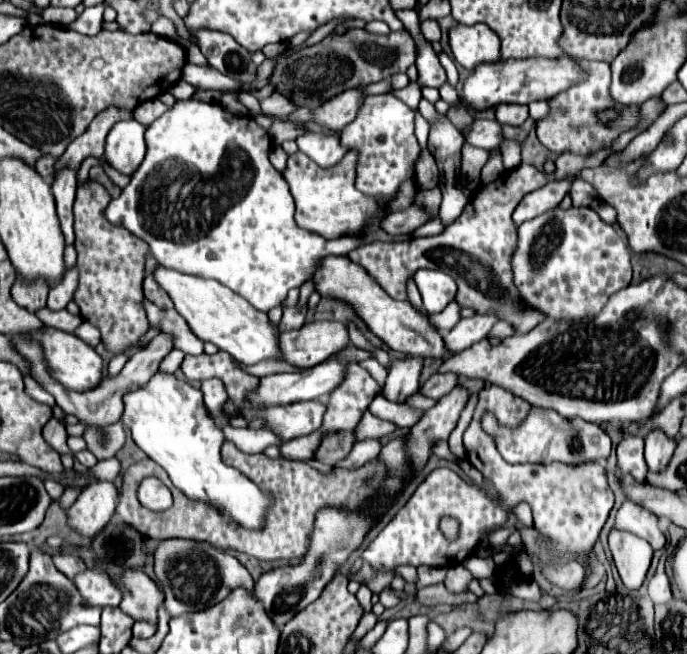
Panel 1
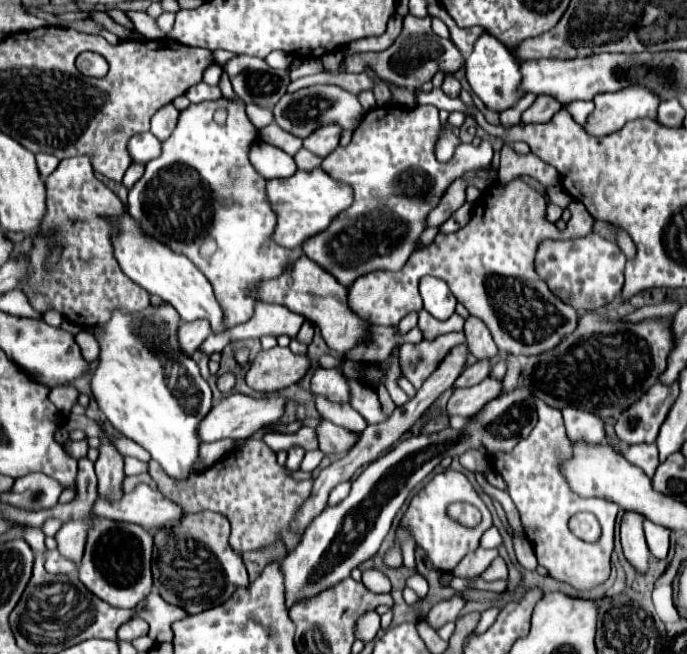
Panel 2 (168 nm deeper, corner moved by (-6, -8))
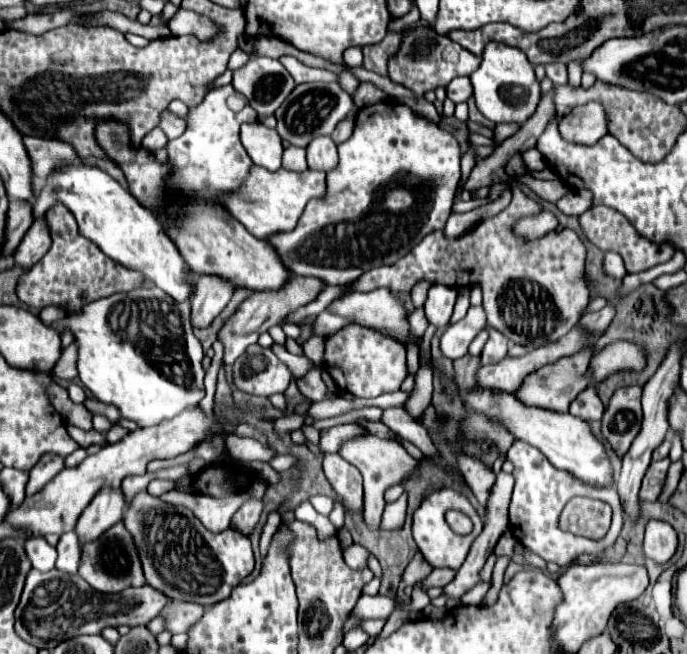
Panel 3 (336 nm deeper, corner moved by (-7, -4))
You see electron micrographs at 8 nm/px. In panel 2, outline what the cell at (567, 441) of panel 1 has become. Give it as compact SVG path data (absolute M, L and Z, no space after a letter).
M562 409L564 415L564 425L568 439L572 443L588 443L588 445L598 445L604 443L606 433L604 433L604 423L594 417L592 413L580 411L580 409Z

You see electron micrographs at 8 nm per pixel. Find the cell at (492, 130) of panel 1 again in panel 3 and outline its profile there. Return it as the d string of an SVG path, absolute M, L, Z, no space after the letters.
M369 105L357 113L353 135L339 145L339 165L327 175L327 197L323 201L309 201L299 225L291 233L275 233L275 237L267 239L279 249L279 257L287 261L291 273L319 277L325 285L353 283L367 269L393 265L427 233L445 227L451 215L453 193L461 179L459 159L461 153L455 137L439 125L415 117L407 105Z

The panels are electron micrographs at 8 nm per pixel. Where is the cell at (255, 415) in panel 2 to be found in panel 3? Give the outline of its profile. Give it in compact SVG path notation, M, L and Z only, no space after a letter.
M187 409L179 413L171 421L163 421L163 425L143 427L131 431L121 441L103 447L97 455L85 457L83 463L71 469L63 469L55 479L51 479L39 493L25 497L23 505L19 505L15 511L9 511L5 515L5 523L9 523L13 529L25 531L31 537L45 537L49 533L63 535L67 531L75 529L75 523L83 509L91 503L91 497L99 493L101 489L119 489L121 481L129 475L141 475L147 471L147 463L153 459L173 459L181 453L187 453L195 443L205 439L205 431L217 427L223 423L223 417L215 413L215 419L209 419L201 409Z

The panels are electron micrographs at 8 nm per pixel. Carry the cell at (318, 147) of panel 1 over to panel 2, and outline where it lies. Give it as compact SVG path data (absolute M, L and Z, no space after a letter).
M300 149L296 155L294 155L294 161L300 169L314 169L314 167L320 167L322 165L322 157L314 155L314 153L308 153L308 149Z

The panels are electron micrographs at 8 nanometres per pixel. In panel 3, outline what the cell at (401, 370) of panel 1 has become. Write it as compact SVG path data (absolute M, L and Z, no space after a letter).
M471 305L467 315L449 325L441 337L441 351L445 357L451 359L459 359L463 355L467 355L467 347L471 345L471 341L477 337L479 331L483 331L487 325L485 313L483 313L483 305Z

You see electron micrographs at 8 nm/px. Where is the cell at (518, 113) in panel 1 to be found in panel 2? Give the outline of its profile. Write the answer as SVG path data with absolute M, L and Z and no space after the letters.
M538 97L532 107L528 107L524 113L522 113L522 123L528 125L528 123L544 123L544 121L550 121L552 115L560 109L558 101L550 99L550 97Z

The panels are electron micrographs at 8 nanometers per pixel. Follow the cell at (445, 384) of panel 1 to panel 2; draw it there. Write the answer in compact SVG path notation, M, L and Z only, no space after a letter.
M482 359L482 361L476 361L474 365L466 367L462 371L462 375L454 381L452 389L460 389L460 387L472 387L476 383L480 383L482 379L486 379L490 373L490 361L488 359Z

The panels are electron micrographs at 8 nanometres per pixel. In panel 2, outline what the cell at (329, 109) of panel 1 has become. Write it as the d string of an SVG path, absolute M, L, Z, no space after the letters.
M322 125L318 127L310 137L304 139L304 147L320 157L326 157L328 153L332 153L336 147L338 147L338 141L340 141L340 135L342 135L342 127L340 125Z

